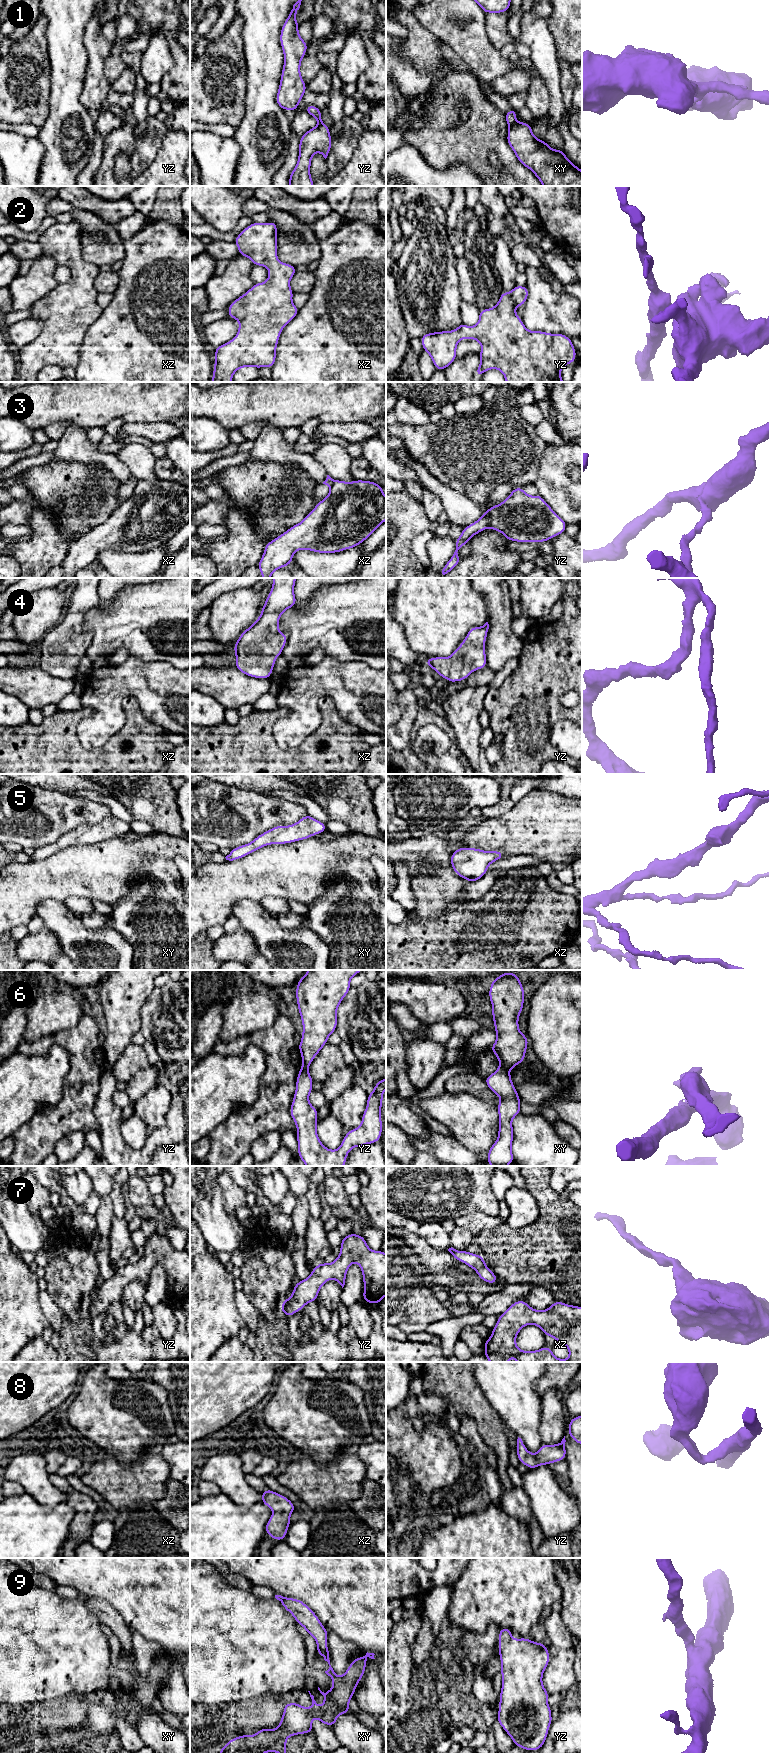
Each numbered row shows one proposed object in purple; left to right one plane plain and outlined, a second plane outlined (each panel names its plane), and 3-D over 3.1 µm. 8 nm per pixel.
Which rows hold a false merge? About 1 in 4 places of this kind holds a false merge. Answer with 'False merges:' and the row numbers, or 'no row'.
False merges: 1, 3, 6

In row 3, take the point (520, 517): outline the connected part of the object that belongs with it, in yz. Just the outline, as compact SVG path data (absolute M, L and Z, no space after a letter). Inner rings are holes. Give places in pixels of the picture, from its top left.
M522 487L514 488L502 503L493 505L487 510L487 513L490 518L489 528L502 533L509 541L517 541L520 543L549 541L551 538L564 533L567 525L567 523L553 511L539 494L529 496Z

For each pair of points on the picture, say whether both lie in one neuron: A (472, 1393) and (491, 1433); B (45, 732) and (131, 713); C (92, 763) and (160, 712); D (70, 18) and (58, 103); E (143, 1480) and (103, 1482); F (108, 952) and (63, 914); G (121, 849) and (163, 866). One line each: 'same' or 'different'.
A: same
B: same
C: different
D: same
E: same
F: same
G: different

